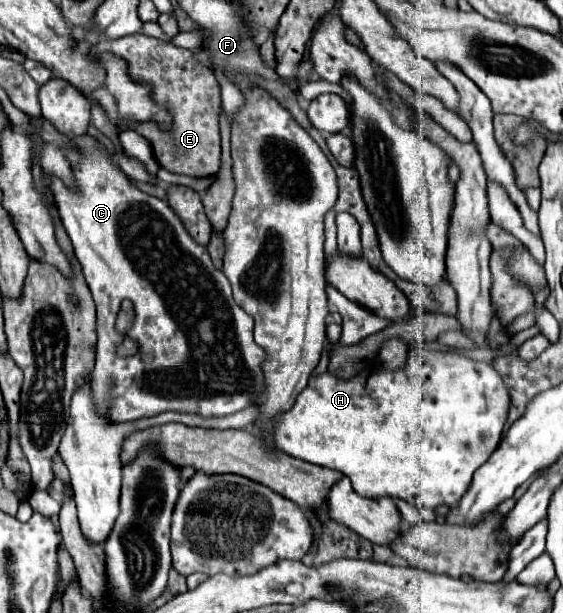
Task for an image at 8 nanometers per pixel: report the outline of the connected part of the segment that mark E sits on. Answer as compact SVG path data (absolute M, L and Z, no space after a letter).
M133 34L129 38L117 38L113 42L101 42L89 50L93 58L111 52L127 62L127 72L133 82L149 84L153 88L153 102L163 106L171 114L171 128L161 130L157 122L137 122L133 130L149 140L153 154L169 172L207 178L219 172L221 158L221 134L219 134L219 114L221 114L221 86L215 74L193 62L191 50L177 48L157 38L143 34Z

